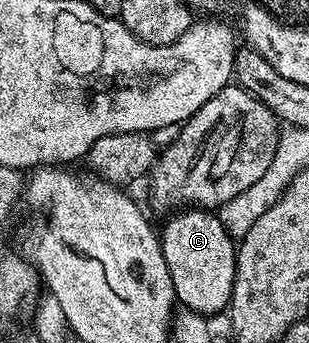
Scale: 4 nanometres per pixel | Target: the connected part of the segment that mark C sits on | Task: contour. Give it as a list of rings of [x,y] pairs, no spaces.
[[[183,208],[161,226],[159,243],[165,256],[165,268],[173,280],[176,303],[184,310],[204,316],[219,314],[231,305],[235,279],[236,239],[221,224],[218,213],[202,208]]]

